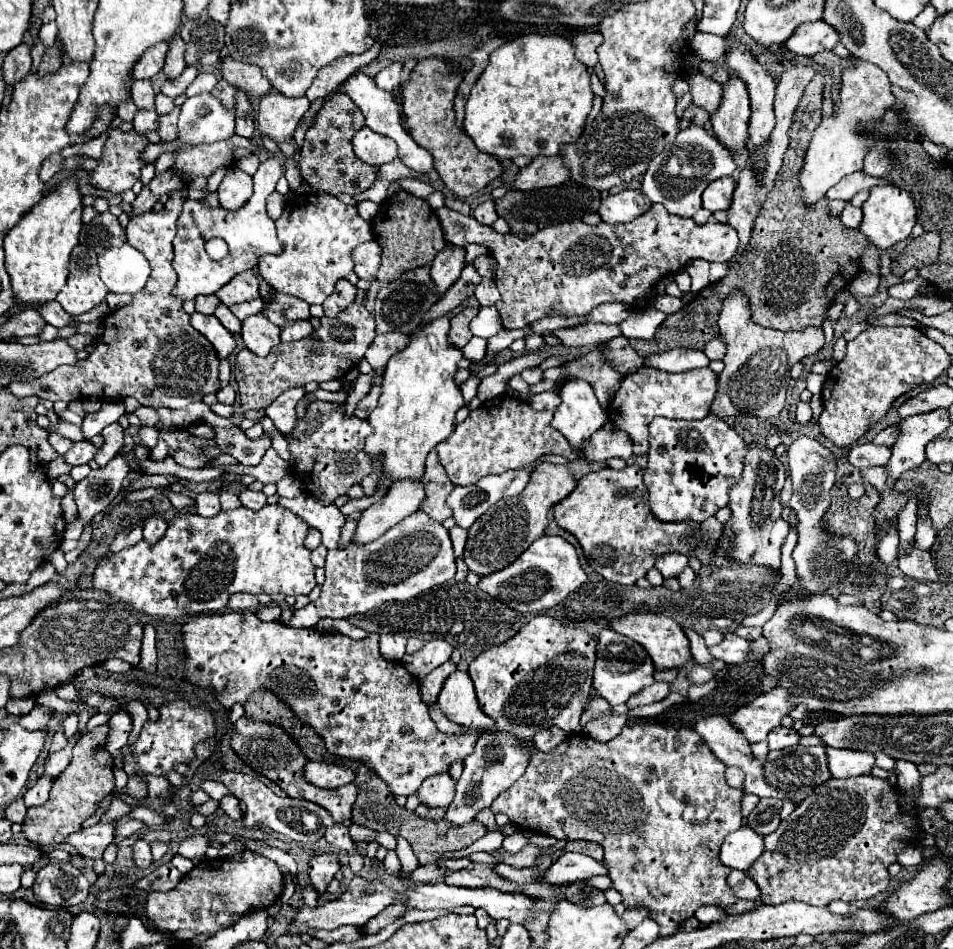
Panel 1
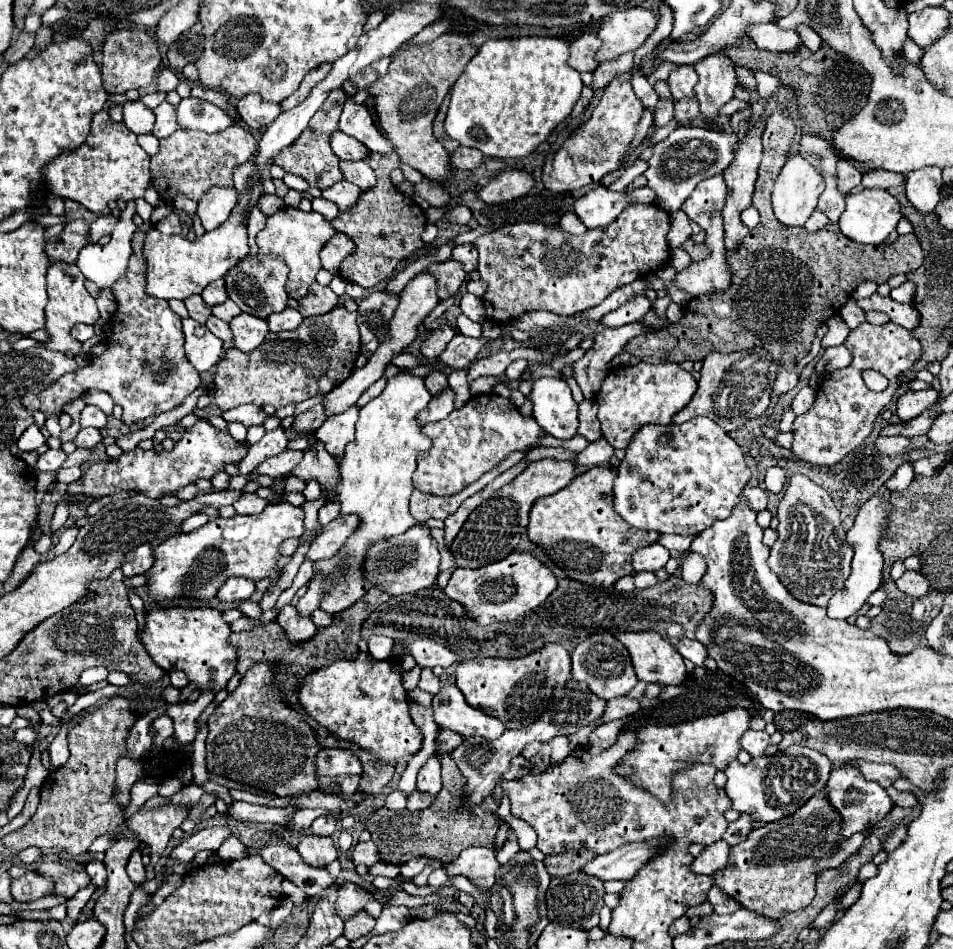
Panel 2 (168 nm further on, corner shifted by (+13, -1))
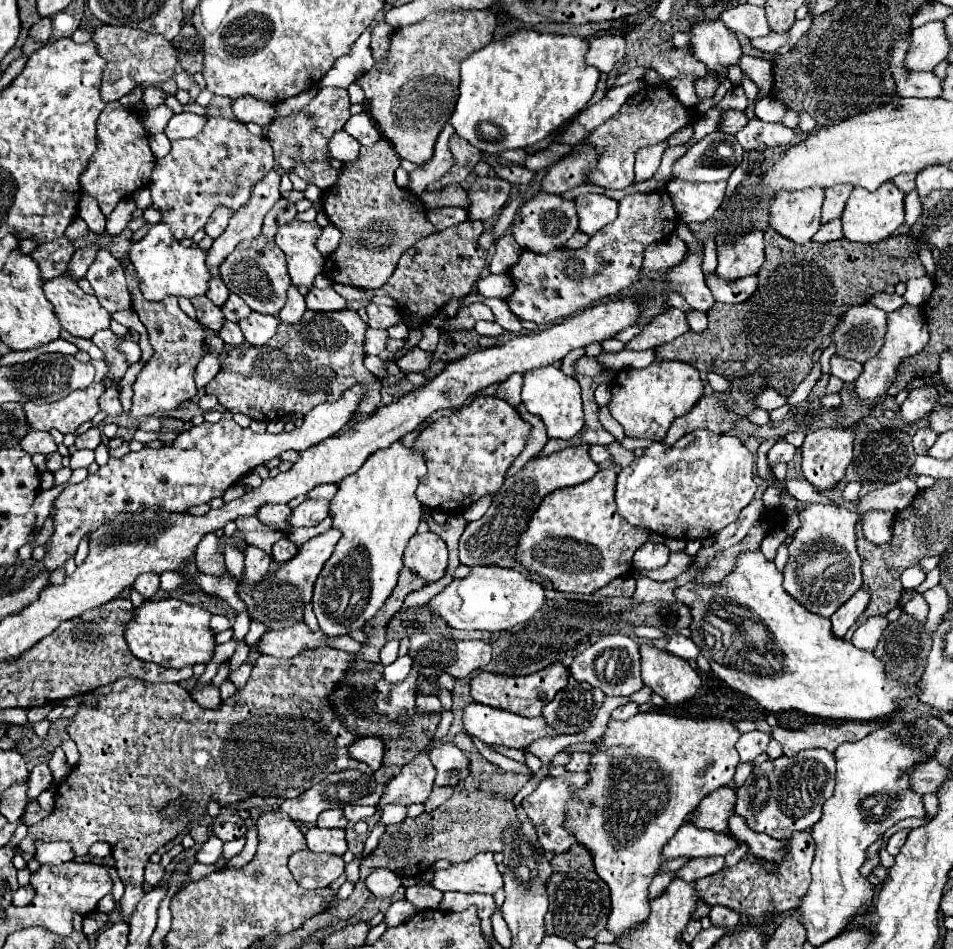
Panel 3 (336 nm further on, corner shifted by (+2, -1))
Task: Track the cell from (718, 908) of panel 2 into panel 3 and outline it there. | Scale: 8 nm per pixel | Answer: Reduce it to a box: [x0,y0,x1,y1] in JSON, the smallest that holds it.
[709,905,741,929]

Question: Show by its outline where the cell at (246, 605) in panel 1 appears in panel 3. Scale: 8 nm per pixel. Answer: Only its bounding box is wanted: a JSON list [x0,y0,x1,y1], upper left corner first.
[241,545,271,589]

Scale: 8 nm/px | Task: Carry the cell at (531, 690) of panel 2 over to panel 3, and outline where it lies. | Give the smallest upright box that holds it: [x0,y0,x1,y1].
[469,661,569,719]

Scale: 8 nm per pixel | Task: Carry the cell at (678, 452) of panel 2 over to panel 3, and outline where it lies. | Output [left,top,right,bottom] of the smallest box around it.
[615,429,757,541]

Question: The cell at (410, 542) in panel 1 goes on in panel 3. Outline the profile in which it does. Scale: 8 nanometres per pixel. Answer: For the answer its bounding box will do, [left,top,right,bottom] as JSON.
[403,531,447,583]

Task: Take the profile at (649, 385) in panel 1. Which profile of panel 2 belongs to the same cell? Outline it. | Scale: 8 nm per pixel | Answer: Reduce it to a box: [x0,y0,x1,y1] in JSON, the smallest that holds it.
[596,361,698,449]

